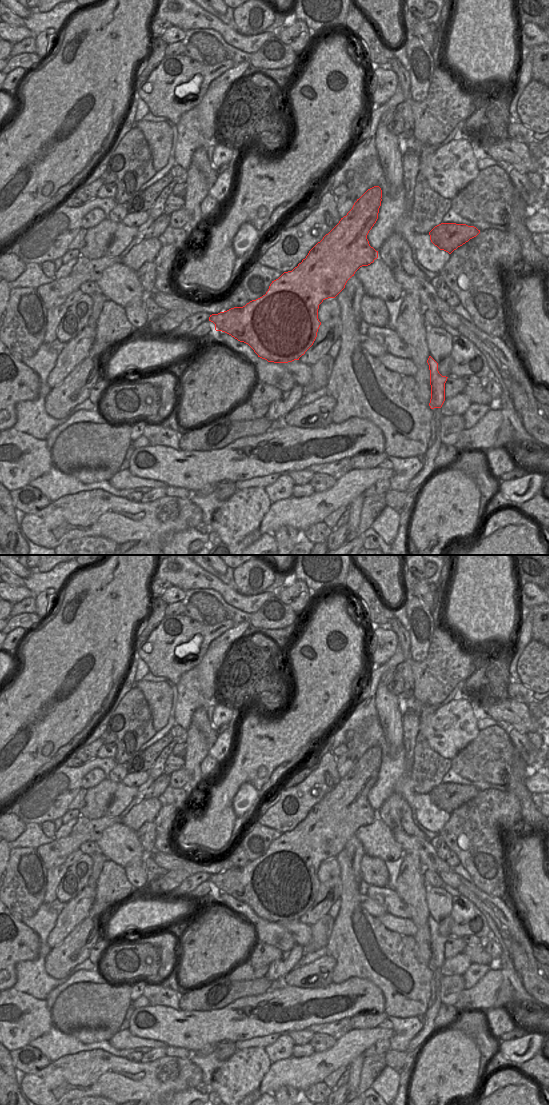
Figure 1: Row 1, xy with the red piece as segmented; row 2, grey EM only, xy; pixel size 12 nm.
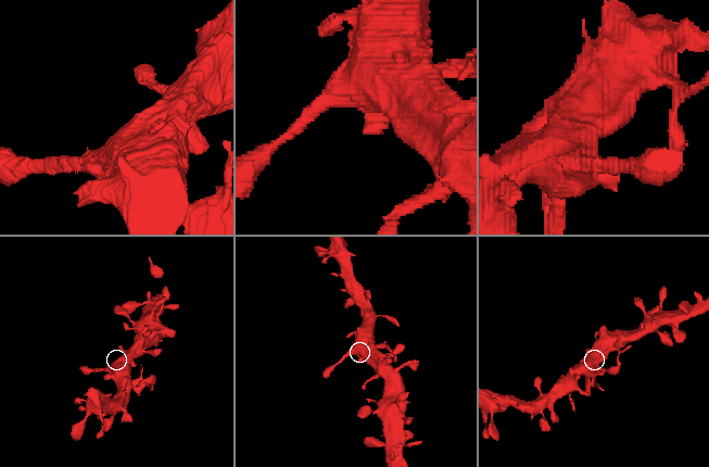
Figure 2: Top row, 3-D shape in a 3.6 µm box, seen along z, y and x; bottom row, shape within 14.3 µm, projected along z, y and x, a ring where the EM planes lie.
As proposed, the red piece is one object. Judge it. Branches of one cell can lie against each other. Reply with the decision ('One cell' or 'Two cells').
Two cells.

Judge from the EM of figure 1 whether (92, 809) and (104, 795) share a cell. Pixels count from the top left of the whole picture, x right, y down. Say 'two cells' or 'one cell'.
one cell

